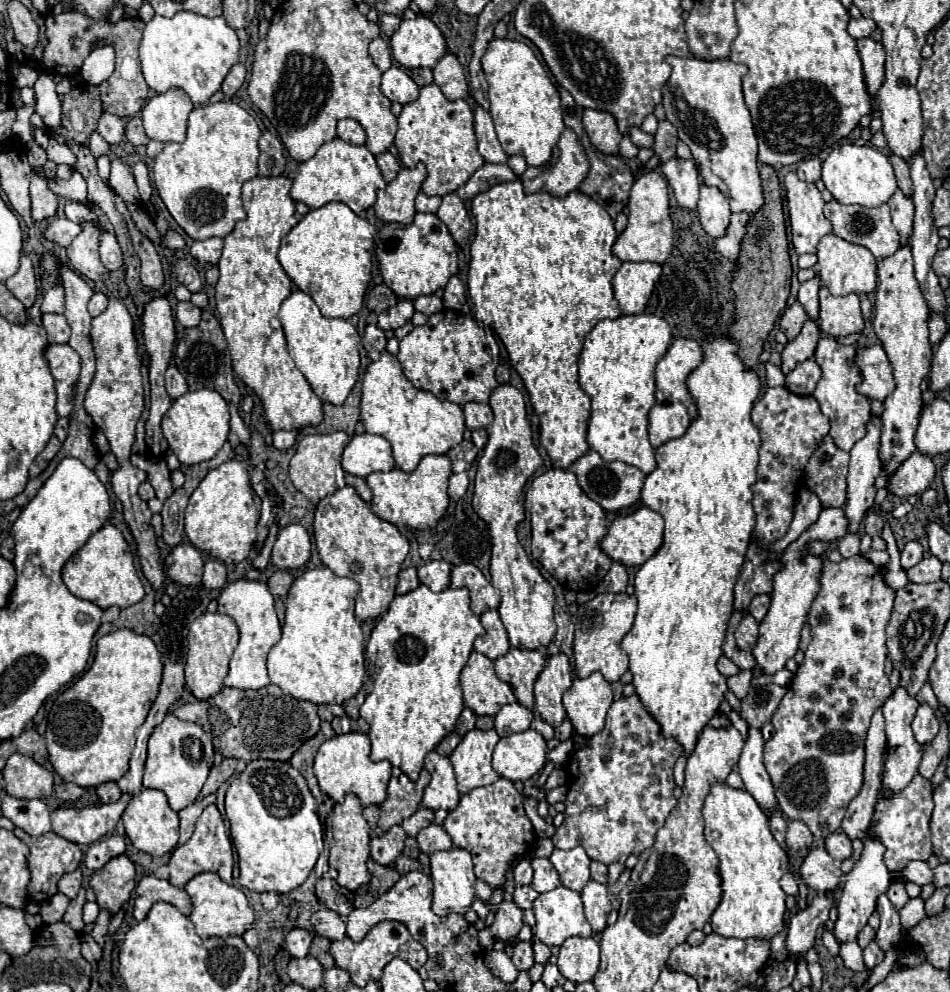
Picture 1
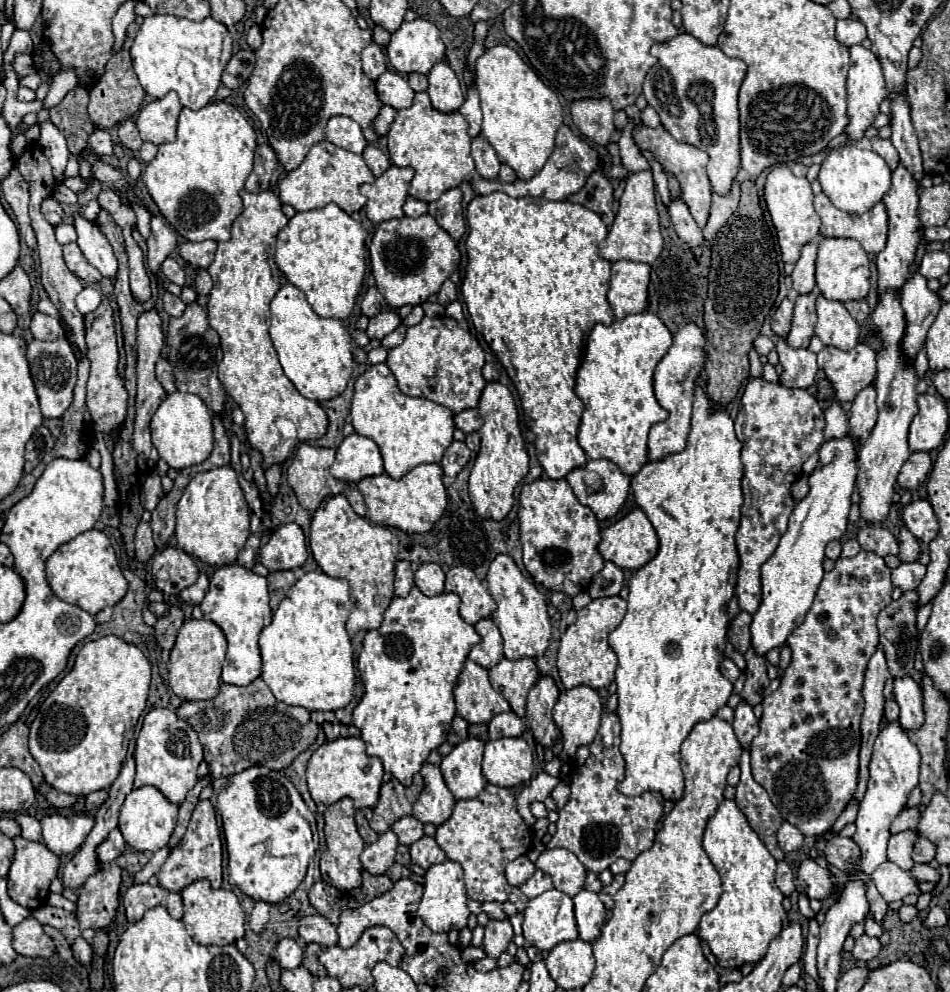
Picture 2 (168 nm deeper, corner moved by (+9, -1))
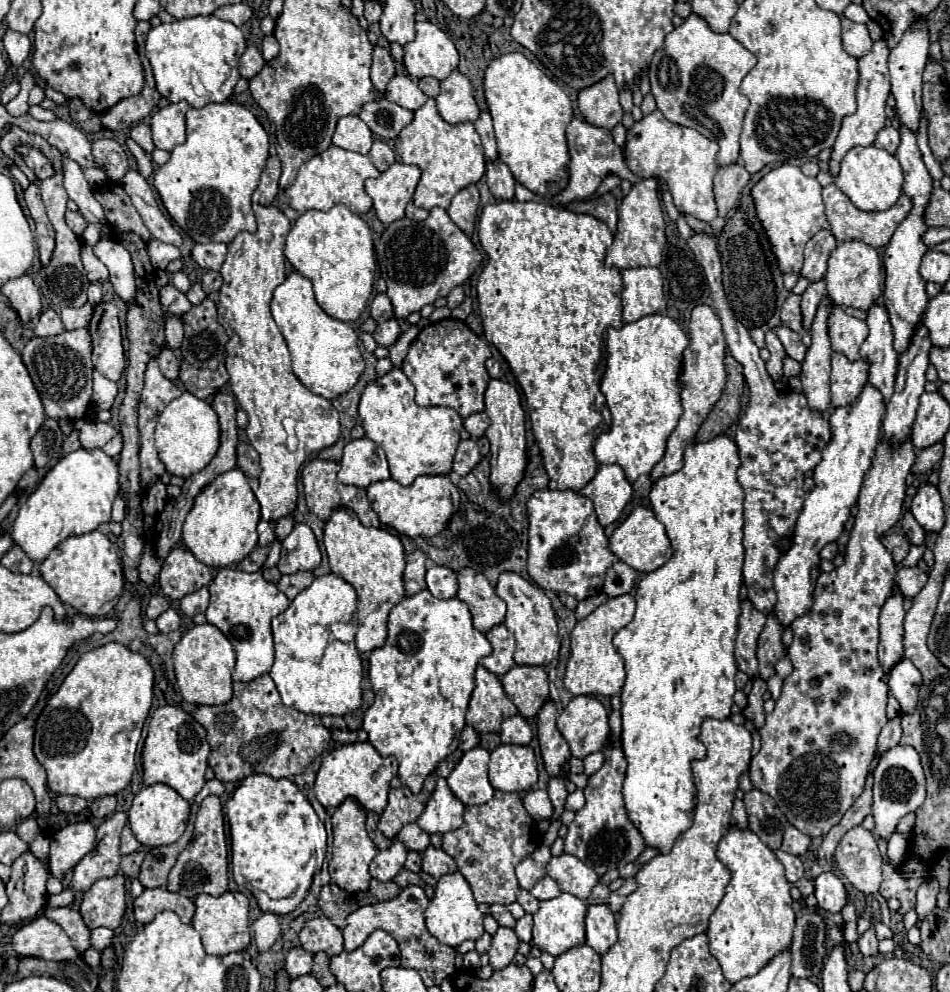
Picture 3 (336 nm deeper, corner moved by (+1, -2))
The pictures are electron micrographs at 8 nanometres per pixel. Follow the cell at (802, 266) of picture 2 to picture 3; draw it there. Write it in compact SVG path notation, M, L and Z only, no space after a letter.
M829 230L817 232L805 246L805 264L801 270L801 276L807 278L809 282L823 280L825 268L827 268L827 258L831 250L837 246L837 240Z

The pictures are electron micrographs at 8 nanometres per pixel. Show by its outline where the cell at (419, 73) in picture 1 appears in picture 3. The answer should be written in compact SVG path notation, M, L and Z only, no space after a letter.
M421 78L421 80L419 80L419 88L421 88L429 98L437 98L437 94L439 94L439 80L437 80L437 78Z

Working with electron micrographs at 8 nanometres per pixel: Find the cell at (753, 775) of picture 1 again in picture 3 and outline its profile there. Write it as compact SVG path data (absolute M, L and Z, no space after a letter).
M755 678L753 690L747 696L747 706L741 712L747 720L751 720L751 724L753 724L755 730L759 730L765 724L765 710L763 710L763 692L765 690L767 690L767 682Z

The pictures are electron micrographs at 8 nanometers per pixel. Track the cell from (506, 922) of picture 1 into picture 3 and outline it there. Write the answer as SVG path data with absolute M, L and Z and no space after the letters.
M499 928L497 934L493 936L491 948L489 948L489 964L493 966L493 970L503 970L505 966L511 964L513 956L517 954L519 948L519 940L515 936L515 932L511 928Z

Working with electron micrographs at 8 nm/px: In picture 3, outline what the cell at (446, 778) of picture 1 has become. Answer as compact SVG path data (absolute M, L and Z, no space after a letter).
M439 776L437 788L431 800L427 802L423 814L417 818L417 824L427 834L433 834L433 832L445 834L463 824L463 812L465 812L465 804L449 790L447 780Z

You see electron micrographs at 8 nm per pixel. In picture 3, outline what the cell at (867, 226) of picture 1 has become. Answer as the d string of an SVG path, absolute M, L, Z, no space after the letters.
M829 184L823 188L823 202L825 202L825 214L827 214L827 220L829 220L829 226L831 226L831 234L837 238L837 240L861 240L873 248L883 248L889 244L897 224L909 214L909 208L911 208L911 200L907 196L901 196L891 208L887 210L881 210L881 212L863 212L859 208L855 208L851 204L851 200L835 186L835 184Z

